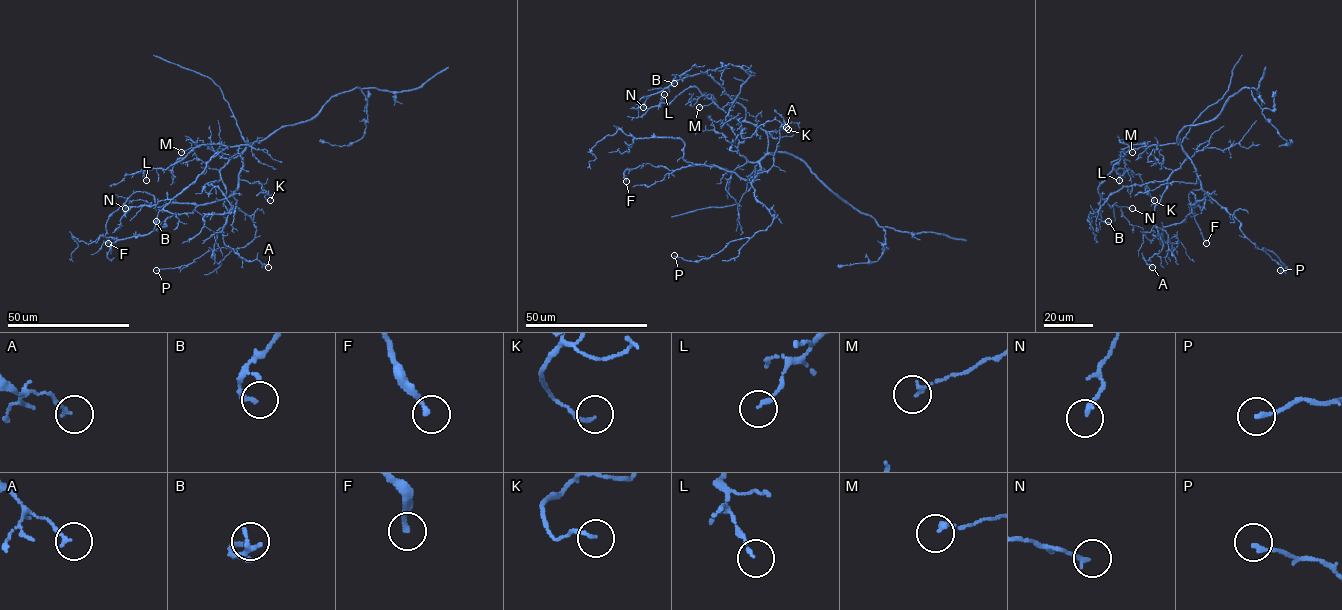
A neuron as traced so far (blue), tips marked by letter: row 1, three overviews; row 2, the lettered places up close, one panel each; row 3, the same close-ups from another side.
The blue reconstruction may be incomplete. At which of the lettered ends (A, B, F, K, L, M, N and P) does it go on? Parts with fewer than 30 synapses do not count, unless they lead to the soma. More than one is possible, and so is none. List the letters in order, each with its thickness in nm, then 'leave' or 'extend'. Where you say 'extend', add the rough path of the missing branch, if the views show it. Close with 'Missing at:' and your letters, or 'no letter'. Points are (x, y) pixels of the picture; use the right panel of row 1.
A: 170 nm thick; leave
B: 200 nm thick; leave
F: 220 nm thick; leave
K: 130 nm thick; leave
L: 140 nm thick; leave
M: 140 nm thick; leave
N: 170 nm thick; leave
P: 170 nm thick; leave
Missing at: no letter

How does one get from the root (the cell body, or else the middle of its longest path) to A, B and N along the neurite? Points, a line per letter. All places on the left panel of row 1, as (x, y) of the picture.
A: (243, 160), (233, 157), (219, 171), (228, 212), (223, 241), (242, 258), (257, 259), (268, 267)
B: (243, 160), (241, 153), (250, 143), (227, 146), (218, 151), (197, 179), (159, 211), (156, 221)
N: (243, 160), (241, 153), (250, 143), (227, 146), (211, 158), (192, 183), (172, 199), (151, 206), (125, 208)

